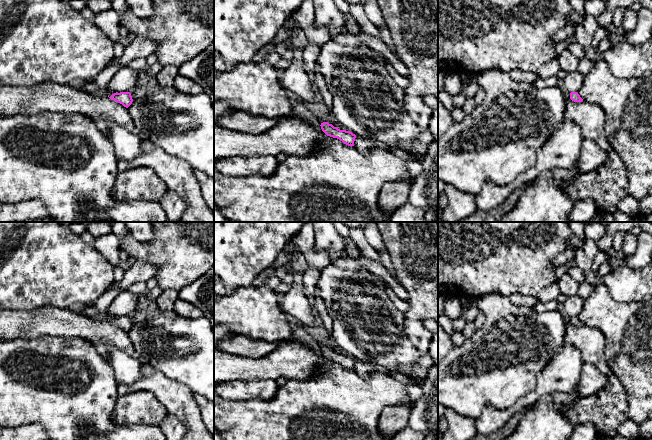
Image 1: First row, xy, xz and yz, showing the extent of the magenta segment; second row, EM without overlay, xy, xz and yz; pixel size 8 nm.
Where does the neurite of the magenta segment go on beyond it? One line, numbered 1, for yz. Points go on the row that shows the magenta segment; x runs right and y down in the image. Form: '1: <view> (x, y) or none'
1: none

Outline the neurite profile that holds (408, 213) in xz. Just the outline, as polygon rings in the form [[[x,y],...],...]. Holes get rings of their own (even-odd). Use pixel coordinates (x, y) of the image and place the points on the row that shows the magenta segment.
[[[410,203],[398,208],[387,222],[424,222],[426,209],[417,208]]]

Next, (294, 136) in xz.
[[[292,114],[289,118],[281,119],[271,129],[262,134],[246,134],[228,130],[214,124],[214,161],[228,157],[251,157],[259,155],[289,156],[310,155],[318,149],[318,144],[327,136],[322,129],[317,130],[312,124]]]

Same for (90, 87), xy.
[[[86,81],[84,91],[102,98],[109,98],[112,94],[116,93],[111,91],[108,87],[98,89],[94,81]]]

